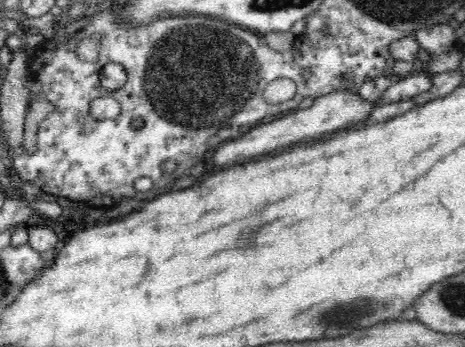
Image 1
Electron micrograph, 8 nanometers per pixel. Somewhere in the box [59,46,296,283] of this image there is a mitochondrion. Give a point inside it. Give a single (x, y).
(187, 90)

